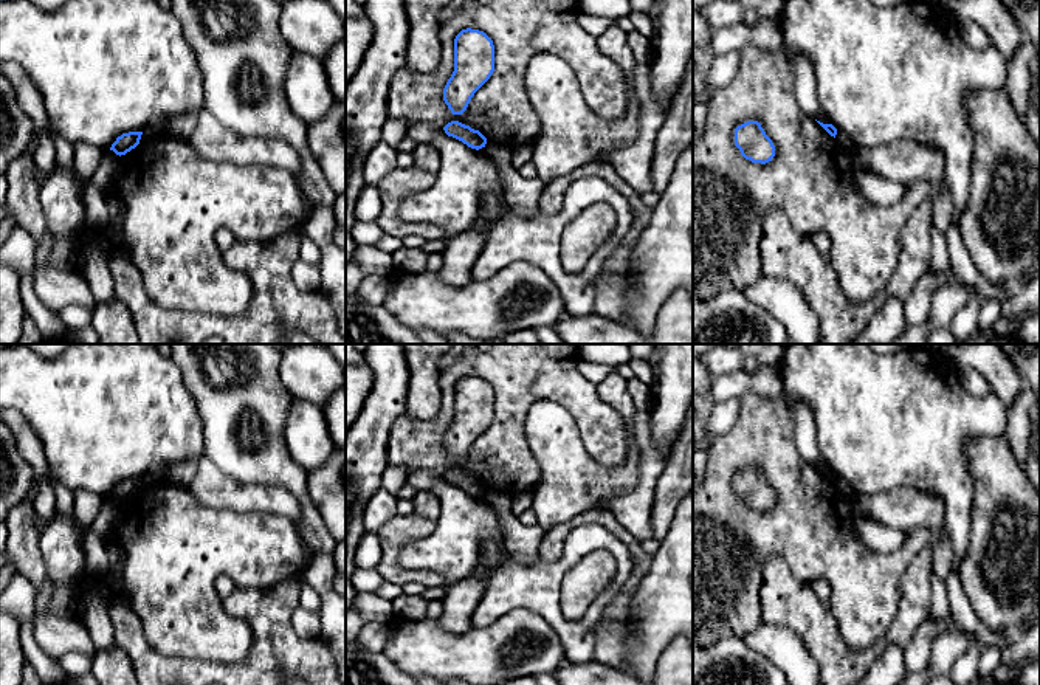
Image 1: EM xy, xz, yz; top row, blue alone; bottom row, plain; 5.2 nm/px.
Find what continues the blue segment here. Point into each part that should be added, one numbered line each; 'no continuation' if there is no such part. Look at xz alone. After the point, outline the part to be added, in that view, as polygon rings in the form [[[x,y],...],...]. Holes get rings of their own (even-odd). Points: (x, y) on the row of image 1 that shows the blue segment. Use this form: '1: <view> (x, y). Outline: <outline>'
no continuation

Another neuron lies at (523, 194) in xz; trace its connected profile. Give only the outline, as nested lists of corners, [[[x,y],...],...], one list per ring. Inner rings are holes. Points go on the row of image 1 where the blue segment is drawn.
[[[487,141],[485,152],[494,160],[504,180],[505,197],[513,211],[533,215],[539,208],[539,197],[546,186],[539,178],[525,180],[511,164],[510,150],[498,143]]]

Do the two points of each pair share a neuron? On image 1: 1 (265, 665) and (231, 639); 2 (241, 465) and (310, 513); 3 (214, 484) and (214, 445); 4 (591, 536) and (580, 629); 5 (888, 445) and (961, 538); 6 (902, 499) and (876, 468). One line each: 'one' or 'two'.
1: two
2: one
3: two
4: one
5: one
6: two

